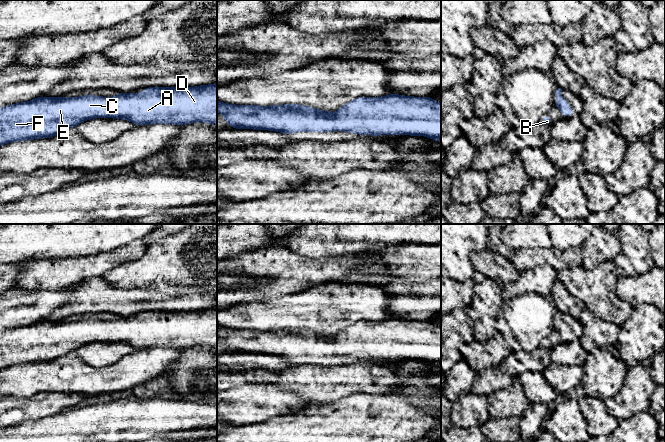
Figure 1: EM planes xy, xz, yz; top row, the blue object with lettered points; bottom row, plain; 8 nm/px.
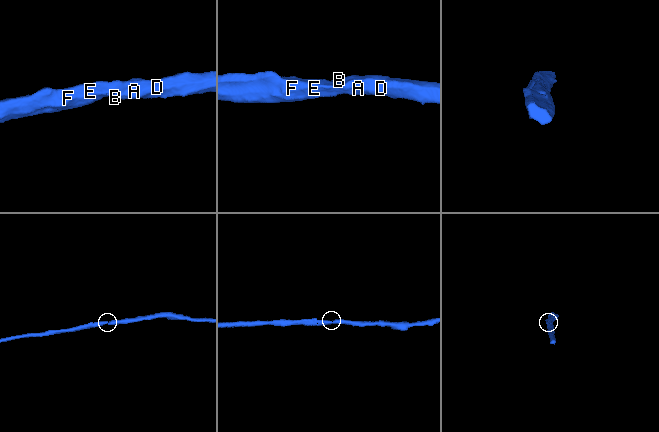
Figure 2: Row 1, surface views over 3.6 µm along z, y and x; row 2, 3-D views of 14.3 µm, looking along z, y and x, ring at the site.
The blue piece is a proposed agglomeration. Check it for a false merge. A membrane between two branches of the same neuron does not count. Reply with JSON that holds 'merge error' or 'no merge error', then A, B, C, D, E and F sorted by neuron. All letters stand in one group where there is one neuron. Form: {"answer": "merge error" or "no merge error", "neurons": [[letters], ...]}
{"answer": "no merge error", "neurons": [["A", "B", "C", "D", "E", "F"]]}

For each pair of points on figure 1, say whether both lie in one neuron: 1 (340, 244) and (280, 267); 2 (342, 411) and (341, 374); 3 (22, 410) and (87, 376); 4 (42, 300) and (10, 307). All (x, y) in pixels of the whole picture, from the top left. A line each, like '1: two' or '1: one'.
1: two
2: two
3: two
4: one

